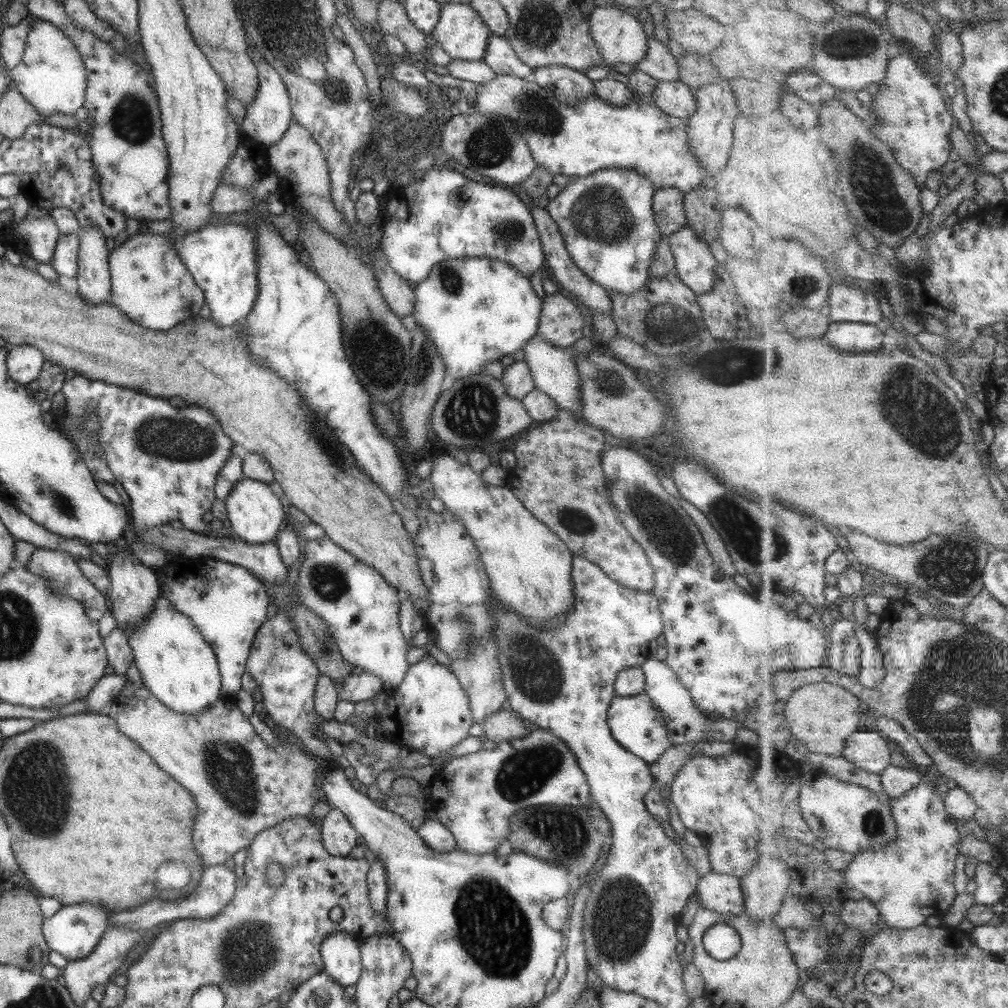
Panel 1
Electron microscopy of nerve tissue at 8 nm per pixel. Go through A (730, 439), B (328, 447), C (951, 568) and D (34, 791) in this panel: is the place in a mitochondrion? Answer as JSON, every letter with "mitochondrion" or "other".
{"A":"other","B":"mitochondrion","C":"mitochondrion","D":"mitochondrion"}

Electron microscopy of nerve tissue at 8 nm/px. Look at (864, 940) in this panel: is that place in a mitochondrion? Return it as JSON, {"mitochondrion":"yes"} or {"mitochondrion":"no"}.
{"mitochondrion":"no"}

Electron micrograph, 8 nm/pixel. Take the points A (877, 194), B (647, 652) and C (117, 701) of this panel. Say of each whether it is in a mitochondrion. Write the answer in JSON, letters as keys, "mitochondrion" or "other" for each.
{"A":"mitochondrion","B":"other","C":"other"}

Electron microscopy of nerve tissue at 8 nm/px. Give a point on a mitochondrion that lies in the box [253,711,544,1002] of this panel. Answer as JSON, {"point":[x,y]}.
{"point":[483,904]}

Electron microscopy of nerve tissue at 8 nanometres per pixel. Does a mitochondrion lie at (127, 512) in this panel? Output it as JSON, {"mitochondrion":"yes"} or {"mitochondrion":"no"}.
{"mitochondrion":"no"}

